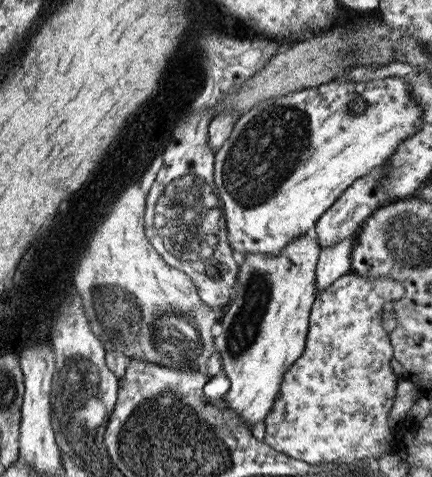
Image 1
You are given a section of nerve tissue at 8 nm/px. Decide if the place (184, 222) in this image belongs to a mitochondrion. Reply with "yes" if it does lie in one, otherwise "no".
yes

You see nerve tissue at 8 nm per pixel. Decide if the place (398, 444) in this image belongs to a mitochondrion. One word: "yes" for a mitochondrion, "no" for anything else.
no

